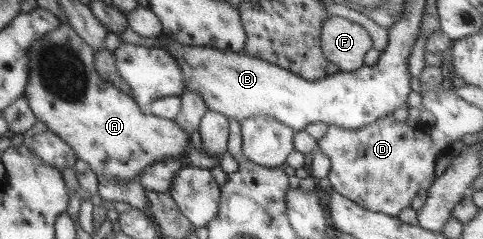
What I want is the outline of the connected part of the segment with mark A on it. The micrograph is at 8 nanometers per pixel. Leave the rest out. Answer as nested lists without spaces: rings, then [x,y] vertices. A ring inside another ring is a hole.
[[[64,23],[28,46],[28,81],[24,95],[37,119],[62,138],[74,150],[76,158],[87,162],[97,176],[107,175],[117,182],[131,180],[139,176],[146,166],[170,158],[177,159],[182,166],[186,166],[186,152],[191,143],[188,134],[175,120],[159,118],[152,112],[145,114],[133,96],[101,78],[94,65],[94,56],[95,50]]]

